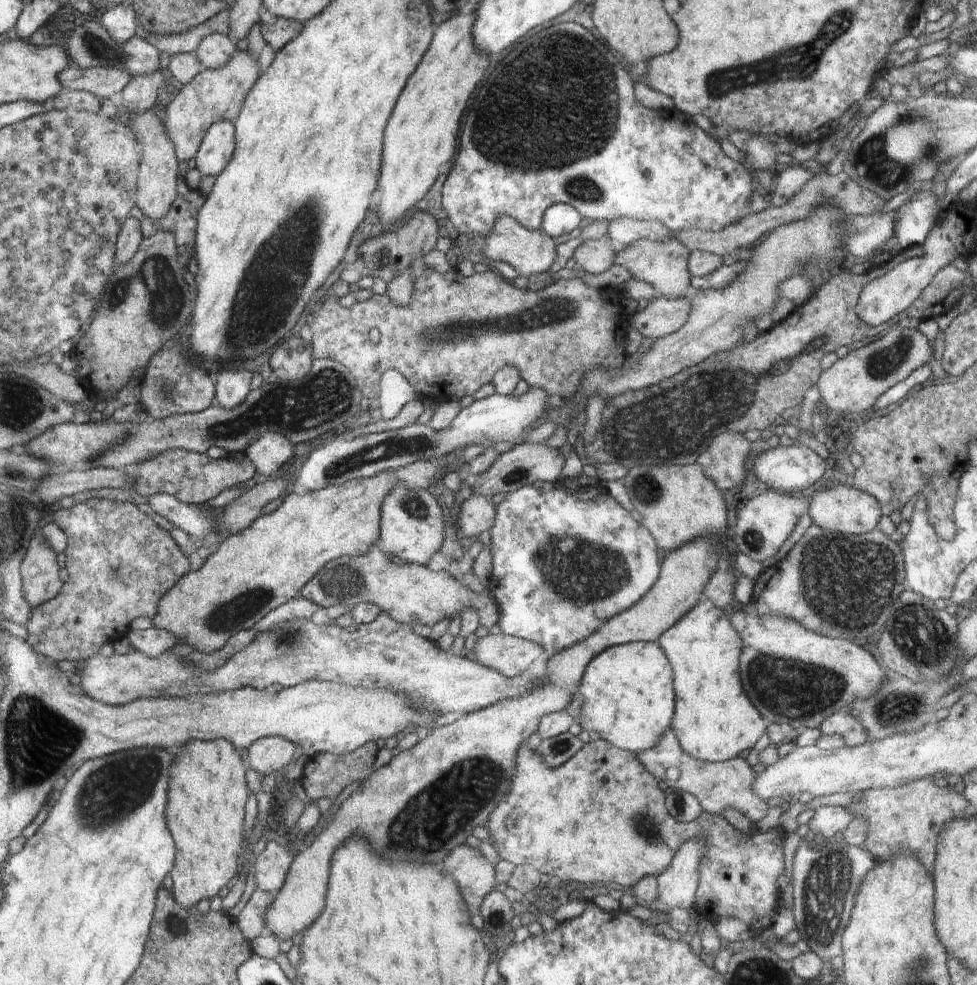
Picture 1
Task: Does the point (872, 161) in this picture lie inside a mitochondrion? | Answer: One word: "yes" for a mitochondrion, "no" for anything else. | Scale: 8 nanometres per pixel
yes

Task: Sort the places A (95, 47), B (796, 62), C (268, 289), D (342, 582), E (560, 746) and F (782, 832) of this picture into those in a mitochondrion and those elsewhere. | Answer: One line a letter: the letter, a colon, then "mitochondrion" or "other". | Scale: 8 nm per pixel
A: mitochondrion
B: mitochondrion
C: mitochondrion
D: mitochondrion
E: mitochondrion
F: other

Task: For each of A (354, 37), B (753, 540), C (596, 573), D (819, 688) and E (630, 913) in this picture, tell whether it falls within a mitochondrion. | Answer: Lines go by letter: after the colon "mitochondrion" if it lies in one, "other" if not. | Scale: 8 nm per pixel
A: other
B: mitochondrion
C: mitochondrion
D: mitochondrion
E: other

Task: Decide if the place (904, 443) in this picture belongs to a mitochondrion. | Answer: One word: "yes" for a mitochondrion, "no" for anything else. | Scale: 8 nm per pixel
no

